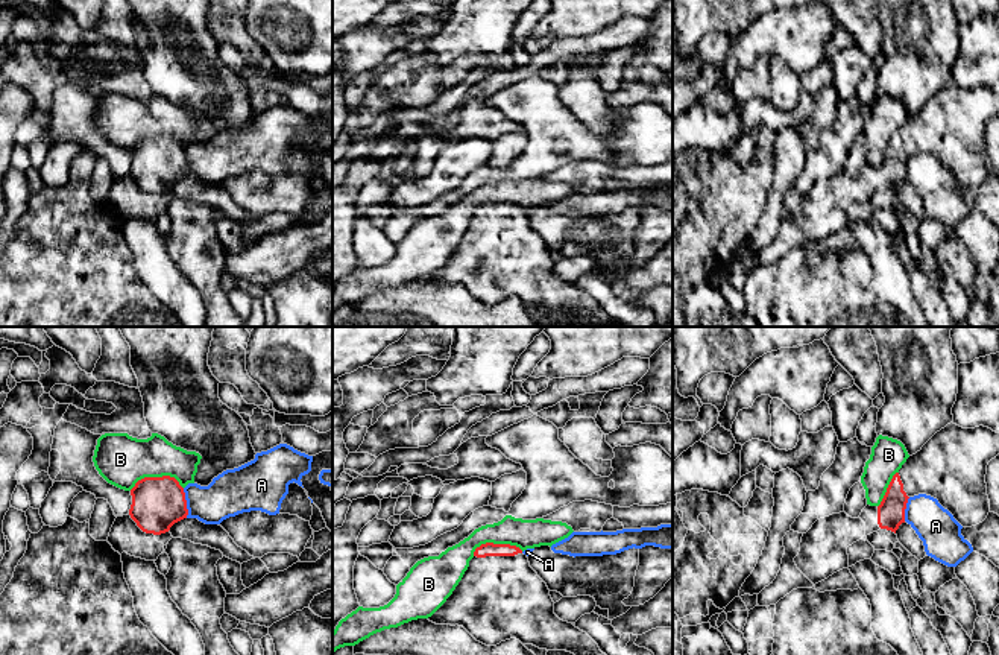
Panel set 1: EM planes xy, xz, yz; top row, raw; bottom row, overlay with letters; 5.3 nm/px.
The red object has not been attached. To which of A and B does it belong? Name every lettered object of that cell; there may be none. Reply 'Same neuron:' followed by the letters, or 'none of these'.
Same neuron: none of these

